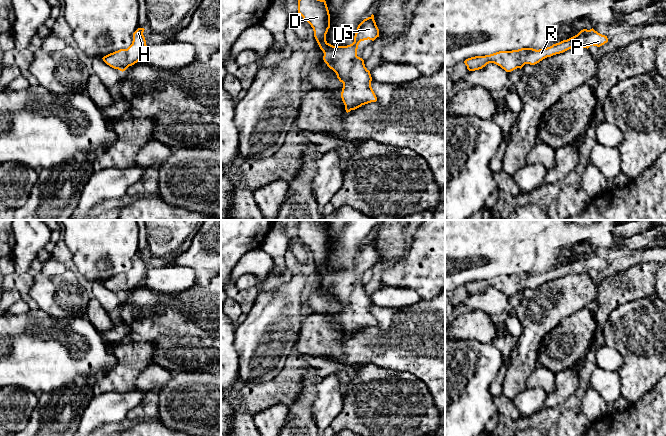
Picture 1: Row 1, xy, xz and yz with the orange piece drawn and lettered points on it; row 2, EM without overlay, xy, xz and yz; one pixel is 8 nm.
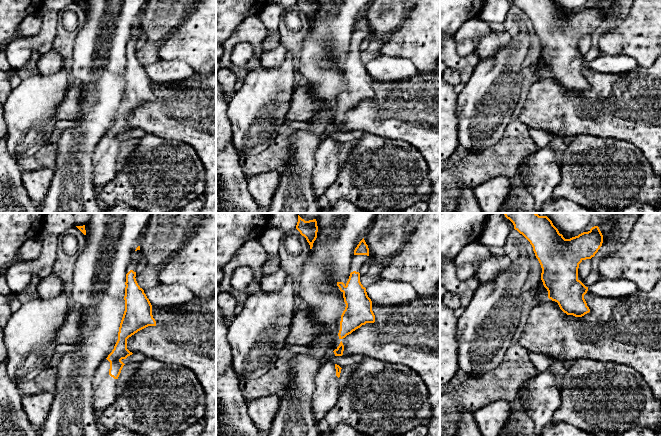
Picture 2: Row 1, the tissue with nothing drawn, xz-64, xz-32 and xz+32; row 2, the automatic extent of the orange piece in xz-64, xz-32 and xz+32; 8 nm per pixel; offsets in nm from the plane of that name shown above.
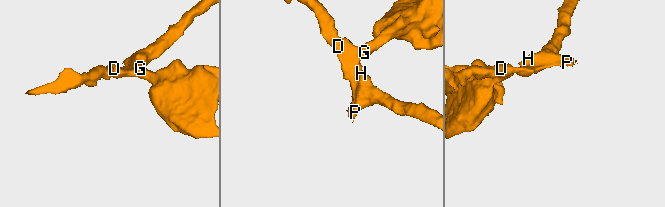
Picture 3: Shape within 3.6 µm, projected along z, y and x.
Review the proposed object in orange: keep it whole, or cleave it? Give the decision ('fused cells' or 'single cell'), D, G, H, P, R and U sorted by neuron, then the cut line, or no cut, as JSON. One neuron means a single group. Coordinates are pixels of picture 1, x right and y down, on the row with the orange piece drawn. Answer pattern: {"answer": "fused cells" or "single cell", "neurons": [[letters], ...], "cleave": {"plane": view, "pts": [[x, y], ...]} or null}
{"answer": "single cell", "neurons": [["D", "G", "H", "P", "R", "U"]], "cleave": null}

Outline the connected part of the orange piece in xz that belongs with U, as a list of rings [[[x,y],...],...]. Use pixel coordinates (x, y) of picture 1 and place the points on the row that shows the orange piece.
[[[298,0],[298,13],[313,28],[314,37],[324,53],[324,62],[343,83],[341,98],[346,112],[376,102],[377,97],[371,87],[370,71],[365,67],[364,60],[357,56],[361,41],[374,41],[379,37],[374,15],[358,25],[352,44],[333,46],[326,41],[326,34],[330,28],[330,14],[325,0]]]

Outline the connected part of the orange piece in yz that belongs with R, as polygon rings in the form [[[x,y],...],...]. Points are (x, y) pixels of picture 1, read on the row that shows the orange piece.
[[[583,29],[577,35],[553,44],[543,49],[521,48],[512,51],[499,51],[490,55],[475,56],[464,61],[469,71],[482,69],[489,63],[494,63],[511,72],[517,68],[522,68],[525,64],[535,65],[547,57],[563,53],[571,48],[589,48],[590,46],[600,47],[608,42],[608,38],[595,31]]]

